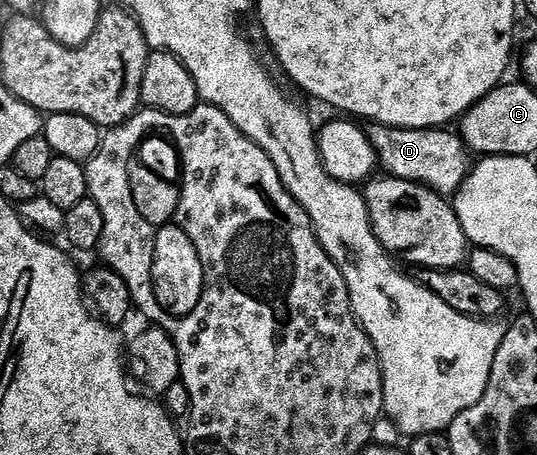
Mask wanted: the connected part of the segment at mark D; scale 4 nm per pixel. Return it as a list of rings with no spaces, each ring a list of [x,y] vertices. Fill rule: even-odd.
[[[374,123],[368,128],[367,134],[377,154],[380,170],[386,176],[420,183],[422,187],[430,187],[438,195],[452,197],[469,176],[471,152],[460,139],[458,132],[449,130],[453,129],[403,129]]]

